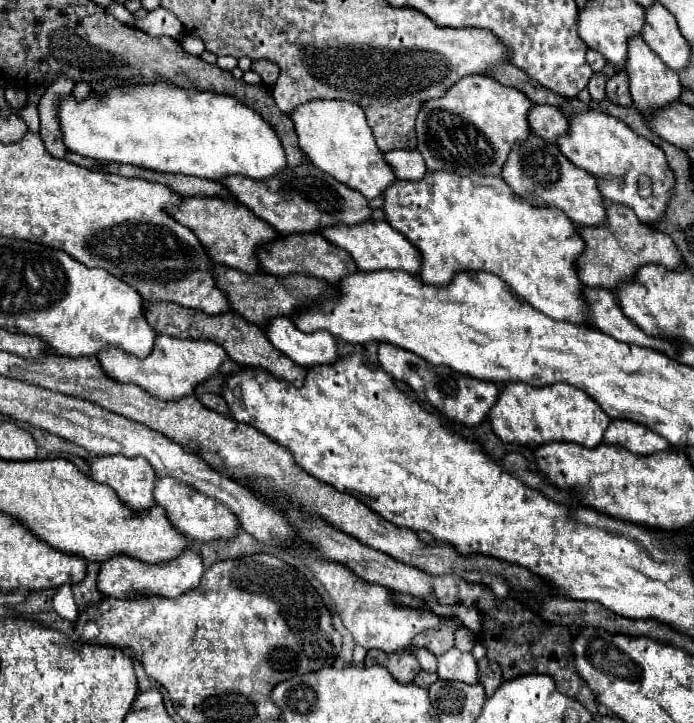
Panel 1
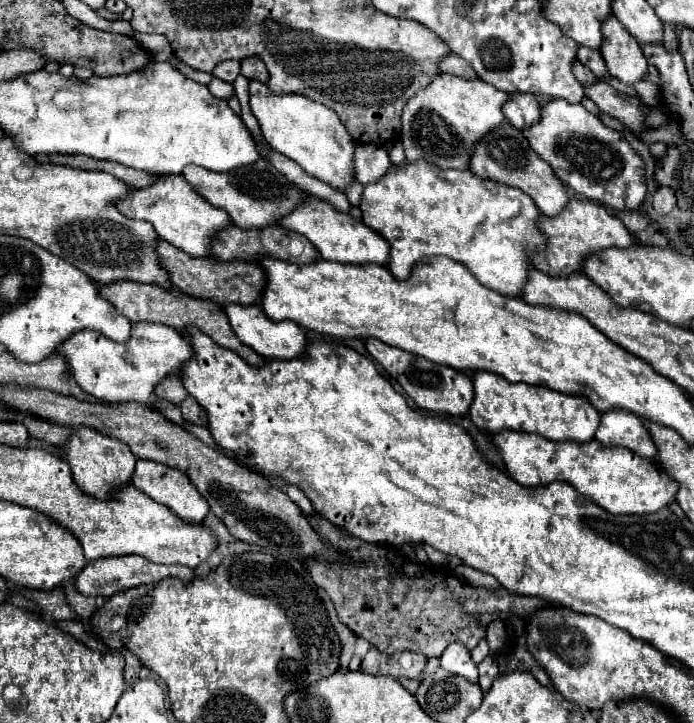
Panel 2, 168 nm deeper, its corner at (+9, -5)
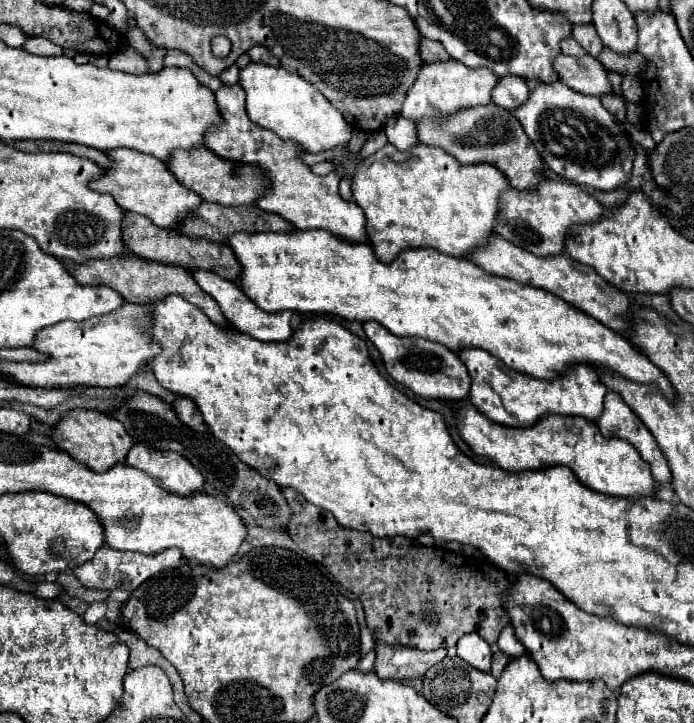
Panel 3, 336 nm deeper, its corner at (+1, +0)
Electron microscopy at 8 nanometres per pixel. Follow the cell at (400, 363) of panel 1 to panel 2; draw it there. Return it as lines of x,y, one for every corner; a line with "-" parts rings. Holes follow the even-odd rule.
366,339
368,353
384,367
384,371
394,377
402,389
414,399
420,409
446,413
454,417
464,417
474,401
474,385
466,373
454,371
450,367
438,367
418,355
406,355
406,351
398,351
398,347
386,347
386,343
378,343
378,339

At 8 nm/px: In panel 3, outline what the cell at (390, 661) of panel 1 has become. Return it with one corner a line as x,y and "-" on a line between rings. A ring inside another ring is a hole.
380,642
376,646
376,664
374,672
378,678
422,678
430,666
440,662
446,656
446,648
422,652
408,646
390,646

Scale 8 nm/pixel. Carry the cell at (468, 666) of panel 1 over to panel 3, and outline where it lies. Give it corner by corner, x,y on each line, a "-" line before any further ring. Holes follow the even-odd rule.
466,634
458,640
458,656
482,672
490,672
492,650
480,634

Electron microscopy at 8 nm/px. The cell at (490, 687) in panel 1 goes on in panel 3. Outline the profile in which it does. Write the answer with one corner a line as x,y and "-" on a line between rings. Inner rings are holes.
502,650
494,652
494,656
492,656
492,676
494,678
498,678
502,674
504,666
508,664
508,660
510,660
510,656
506,656

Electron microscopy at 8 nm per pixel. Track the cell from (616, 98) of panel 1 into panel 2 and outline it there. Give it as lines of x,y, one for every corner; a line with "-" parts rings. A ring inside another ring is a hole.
574,61
574,75
580,83
594,83
594,79
596,79
596,75
592,75
592,71
586,69
580,61

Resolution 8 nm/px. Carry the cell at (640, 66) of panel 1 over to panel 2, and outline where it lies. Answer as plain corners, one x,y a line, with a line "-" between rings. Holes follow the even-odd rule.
610,17
602,25
602,57
606,61
608,71
624,85
634,87
638,81
648,77
648,63
646,57
636,43
636,39
622,27
616,17

